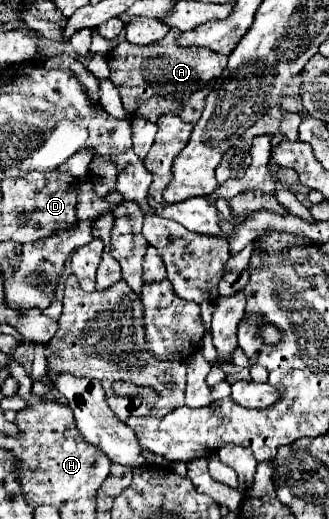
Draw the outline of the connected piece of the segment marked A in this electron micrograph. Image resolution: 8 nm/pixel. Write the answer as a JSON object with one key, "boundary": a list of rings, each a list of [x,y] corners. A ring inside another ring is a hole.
{"boundary":[[[170,30],[160,42],[148,46],[132,46],[124,40],[110,50],[110,80],[118,86],[128,116],[158,122],[162,114],[176,114],[184,122],[198,122],[204,110],[204,100],[212,90],[212,80],[220,78],[228,58],[200,46],[176,46],[180,34],[180,30]]]}

